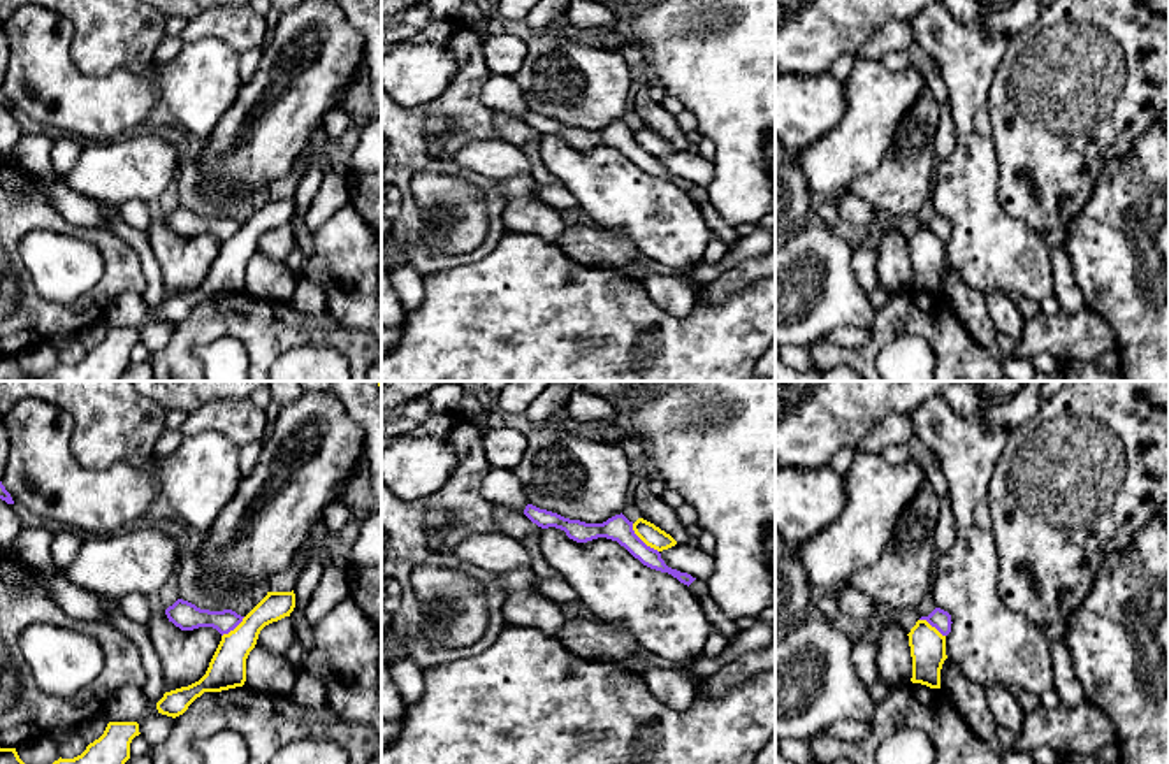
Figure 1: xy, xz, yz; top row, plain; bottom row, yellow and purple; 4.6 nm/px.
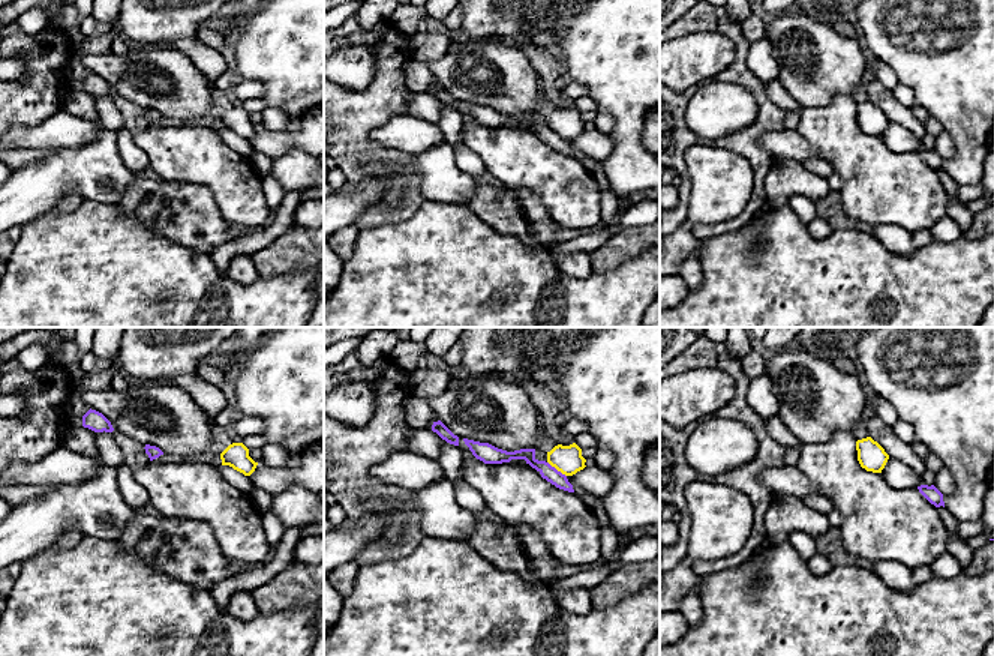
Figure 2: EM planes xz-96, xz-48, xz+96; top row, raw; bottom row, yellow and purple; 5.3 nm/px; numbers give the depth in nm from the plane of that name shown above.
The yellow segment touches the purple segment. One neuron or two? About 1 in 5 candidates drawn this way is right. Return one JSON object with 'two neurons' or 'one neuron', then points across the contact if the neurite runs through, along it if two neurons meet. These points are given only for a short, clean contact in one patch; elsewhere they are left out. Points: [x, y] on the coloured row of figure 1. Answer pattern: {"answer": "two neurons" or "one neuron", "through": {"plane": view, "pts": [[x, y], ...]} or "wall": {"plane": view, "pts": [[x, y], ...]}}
{"answer": "two neurons", "wall": {"plane": "xz", "pts": [[631, 524], [631, 529], [658, 552]]}}

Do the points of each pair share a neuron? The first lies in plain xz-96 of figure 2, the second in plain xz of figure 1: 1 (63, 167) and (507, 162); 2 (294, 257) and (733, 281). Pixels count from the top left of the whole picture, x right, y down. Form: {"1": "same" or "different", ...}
{"1": "different", "2": "same"}

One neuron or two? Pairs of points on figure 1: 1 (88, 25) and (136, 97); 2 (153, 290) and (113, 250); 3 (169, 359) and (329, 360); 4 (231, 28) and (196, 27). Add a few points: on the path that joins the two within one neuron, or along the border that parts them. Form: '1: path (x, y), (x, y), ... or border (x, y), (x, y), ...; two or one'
1: border (76, 64), (94, 76), (115, 71), (143, 74); two
2: border (127, 245), (136, 253), (145, 276), (143, 294); two
3: border (313, 345), (290, 348), (273, 362); two
4: path (222, 27), (204, 27); one

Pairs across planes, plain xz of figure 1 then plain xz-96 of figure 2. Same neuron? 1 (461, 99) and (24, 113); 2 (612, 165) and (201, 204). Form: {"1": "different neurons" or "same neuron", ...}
{"1": "same neuron", "2": "different neurons"}

